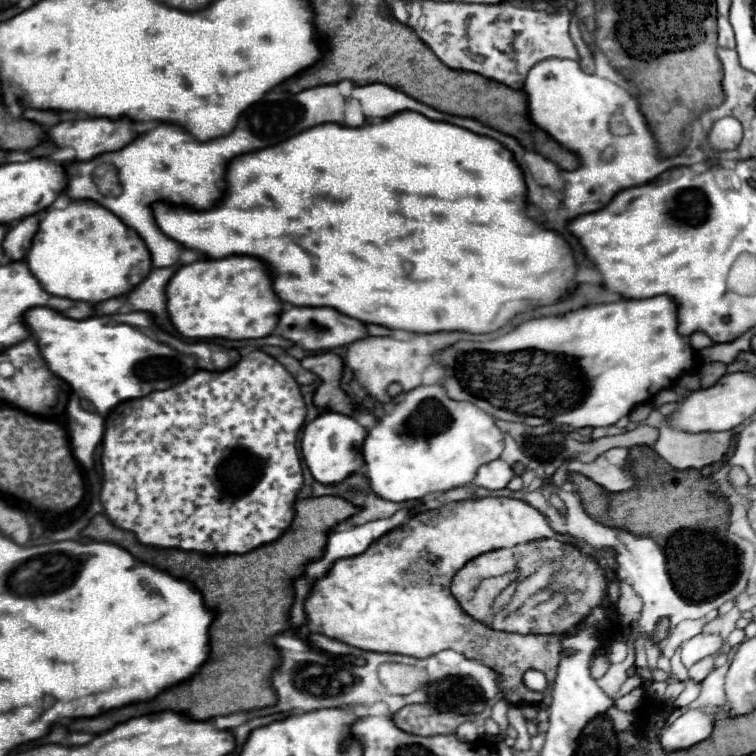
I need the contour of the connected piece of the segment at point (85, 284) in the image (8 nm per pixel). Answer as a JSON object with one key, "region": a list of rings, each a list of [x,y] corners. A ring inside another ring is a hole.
{"region":[[[70,200],[62,210],[50,206],[40,212],[38,232],[32,238],[26,262],[48,294],[92,304],[132,292],[152,270],[144,240],[94,200]],[[138,264],[142,264],[142,274],[132,270]]]}

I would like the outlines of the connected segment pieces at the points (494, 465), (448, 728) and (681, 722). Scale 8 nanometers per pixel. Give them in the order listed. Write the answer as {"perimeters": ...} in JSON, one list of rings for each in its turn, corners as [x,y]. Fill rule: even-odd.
{"perimeters":[[[[492,460],[478,468],[474,484],[482,486],[486,490],[502,490],[508,486],[508,482],[514,478],[512,468],[502,460]]],[[[410,704],[398,710],[394,716],[398,728],[420,734],[420,736],[434,736],[434,734],[454,734],[456,726],[466,722],[466,716],[458,716],[454,712],[438,712],[428,704]]],[[[690,710],[682,714],[676,722],[672,722],[666,732],[662,734],[660,742],[666,752],[678,750],[678,748],[690,748],[702,740],[706,740],[712,732],[710,714],[704,714],[700,710]]]]}

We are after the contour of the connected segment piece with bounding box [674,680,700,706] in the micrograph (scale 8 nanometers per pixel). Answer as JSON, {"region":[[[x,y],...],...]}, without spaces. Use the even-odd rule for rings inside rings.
{"region":[[[688,680],[686,686],[684,686],[684,692],[676,698],[674,706],[688,706],[692,700],[698,698],[698,694],[700,694],[700,682],[692,682],[692,680]]]}

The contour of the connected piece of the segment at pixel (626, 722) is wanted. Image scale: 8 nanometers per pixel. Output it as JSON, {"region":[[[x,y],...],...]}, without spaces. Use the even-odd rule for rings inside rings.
{"region":[[[612,706],[606,714],[610,716],[610,720],[612,720],[612,724],[614,724],[616,732],[622,732],[622,730],[632,730],[632,728],[634,728],[634,716],[632,716],[632,714],[622,712],[622,710],[614,708],[614,706]]]}

